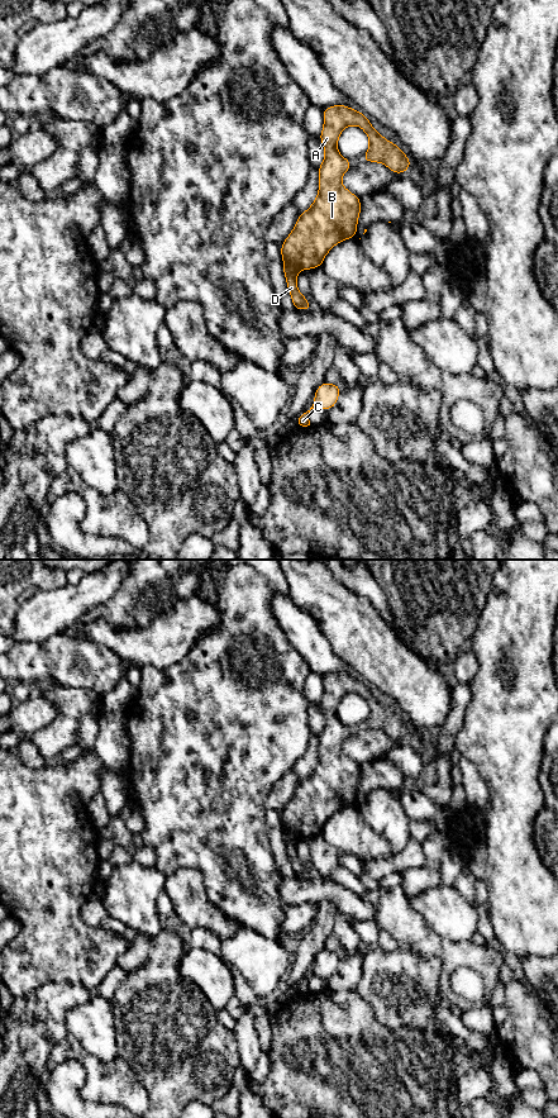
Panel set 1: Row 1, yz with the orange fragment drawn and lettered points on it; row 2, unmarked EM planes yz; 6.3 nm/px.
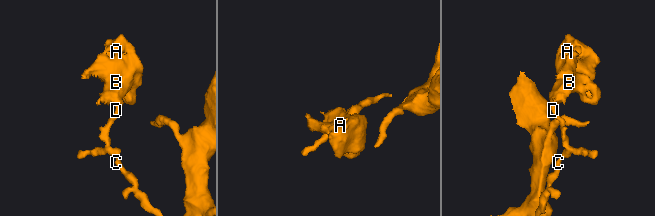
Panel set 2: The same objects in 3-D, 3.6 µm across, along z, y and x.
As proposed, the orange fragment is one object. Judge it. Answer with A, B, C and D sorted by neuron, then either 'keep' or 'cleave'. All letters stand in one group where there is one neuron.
A B / C D; cleave

